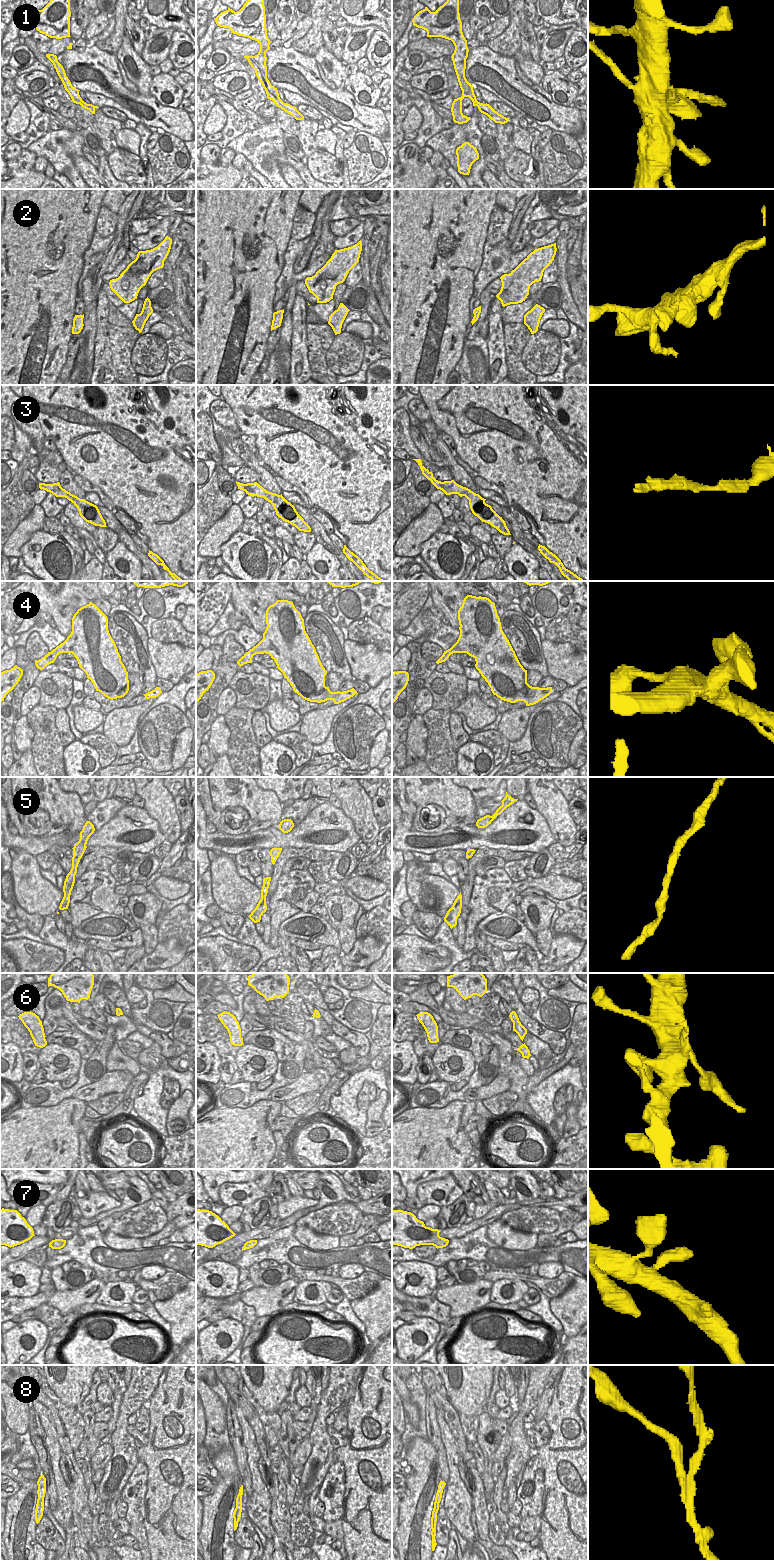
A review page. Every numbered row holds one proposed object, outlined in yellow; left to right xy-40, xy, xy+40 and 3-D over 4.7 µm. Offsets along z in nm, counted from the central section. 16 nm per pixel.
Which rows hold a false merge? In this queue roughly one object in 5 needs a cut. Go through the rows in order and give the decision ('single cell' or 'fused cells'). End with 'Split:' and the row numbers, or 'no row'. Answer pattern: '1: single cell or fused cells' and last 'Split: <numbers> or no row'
1: fused cells
2: single cell
3: single cell
4: single cell
5: single cell
6: fused cells
7: single cell
8: fused cells
Split: 1, 6, 8

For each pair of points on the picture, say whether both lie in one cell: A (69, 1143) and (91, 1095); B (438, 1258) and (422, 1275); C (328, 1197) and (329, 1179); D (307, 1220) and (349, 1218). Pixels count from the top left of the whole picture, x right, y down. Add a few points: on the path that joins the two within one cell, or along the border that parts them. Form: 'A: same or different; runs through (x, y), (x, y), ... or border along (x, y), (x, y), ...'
A: different; border along (73, 1096), (86, 1103)
B: different; border along (409, 1260), (428, 1262), (435, 1267)
C: same; runs through (329, 1193), (329, 1183)
D: same; runs through (317, 1220), (339, 1219)

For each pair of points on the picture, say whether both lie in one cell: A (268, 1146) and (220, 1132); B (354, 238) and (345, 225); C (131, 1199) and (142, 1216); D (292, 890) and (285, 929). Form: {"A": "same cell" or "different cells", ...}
{"A": "same cell", "B": "different cells", "C": "different cells", "D": "different cells"}

